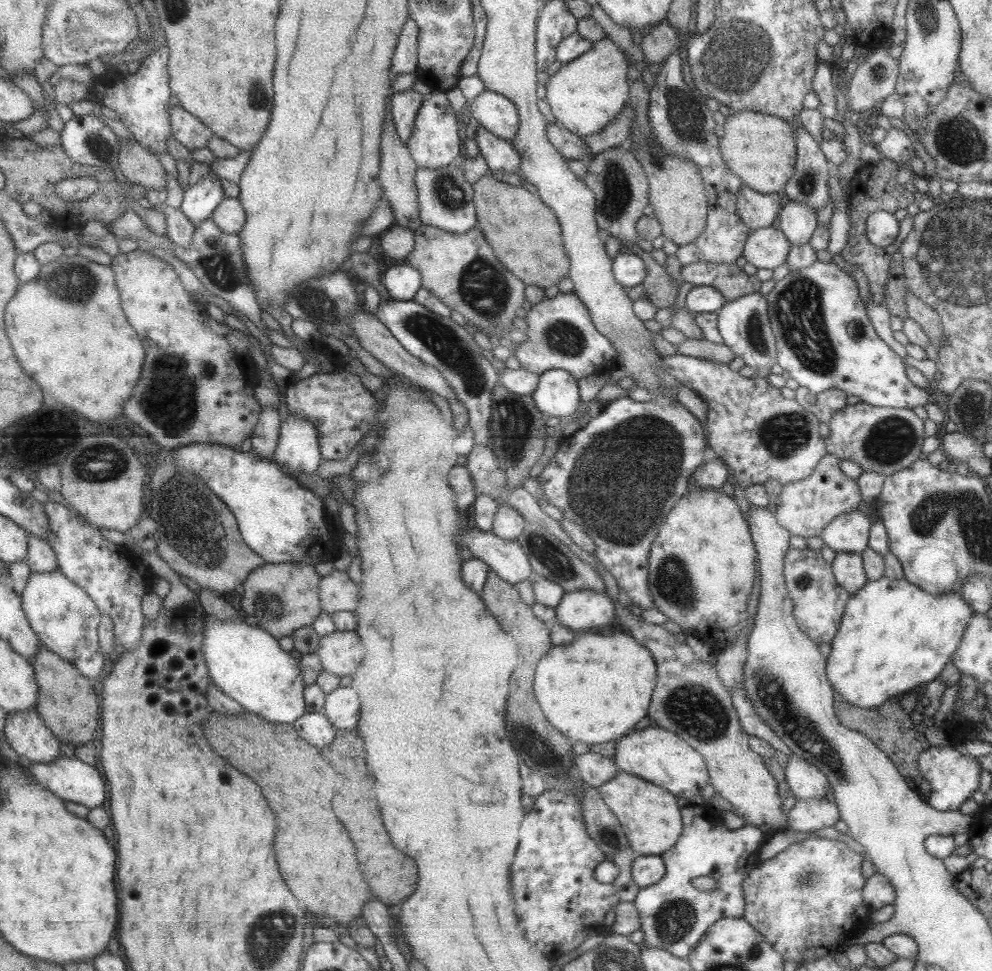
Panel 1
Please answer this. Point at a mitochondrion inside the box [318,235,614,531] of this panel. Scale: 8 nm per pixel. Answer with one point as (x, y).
(445, 343)

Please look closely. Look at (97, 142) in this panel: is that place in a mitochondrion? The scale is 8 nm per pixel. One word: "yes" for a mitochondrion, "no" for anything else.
yes

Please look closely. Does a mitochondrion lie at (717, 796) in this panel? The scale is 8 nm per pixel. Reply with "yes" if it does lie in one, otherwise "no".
no

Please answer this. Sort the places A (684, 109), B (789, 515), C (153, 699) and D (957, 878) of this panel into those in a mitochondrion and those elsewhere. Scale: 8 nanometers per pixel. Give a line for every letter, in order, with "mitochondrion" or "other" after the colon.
A: mitochondrion
B: other
C: other
D: other

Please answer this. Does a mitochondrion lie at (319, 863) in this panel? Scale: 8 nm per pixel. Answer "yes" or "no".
no

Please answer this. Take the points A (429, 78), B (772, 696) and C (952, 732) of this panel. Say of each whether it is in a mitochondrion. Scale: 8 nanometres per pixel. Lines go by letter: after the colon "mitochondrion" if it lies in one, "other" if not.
A: other
B: mitochondrion
C: other

